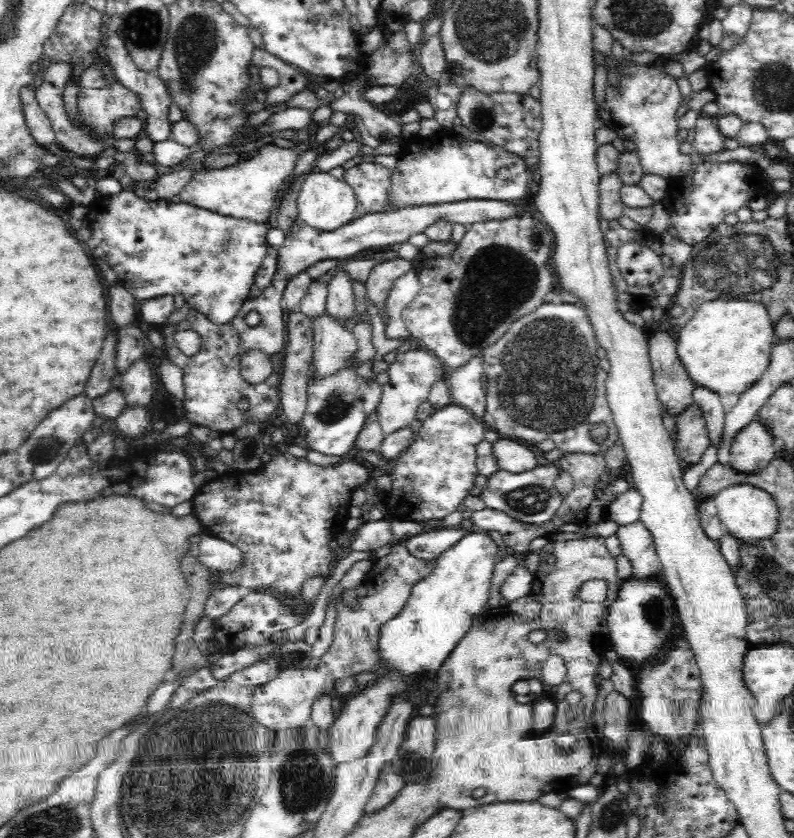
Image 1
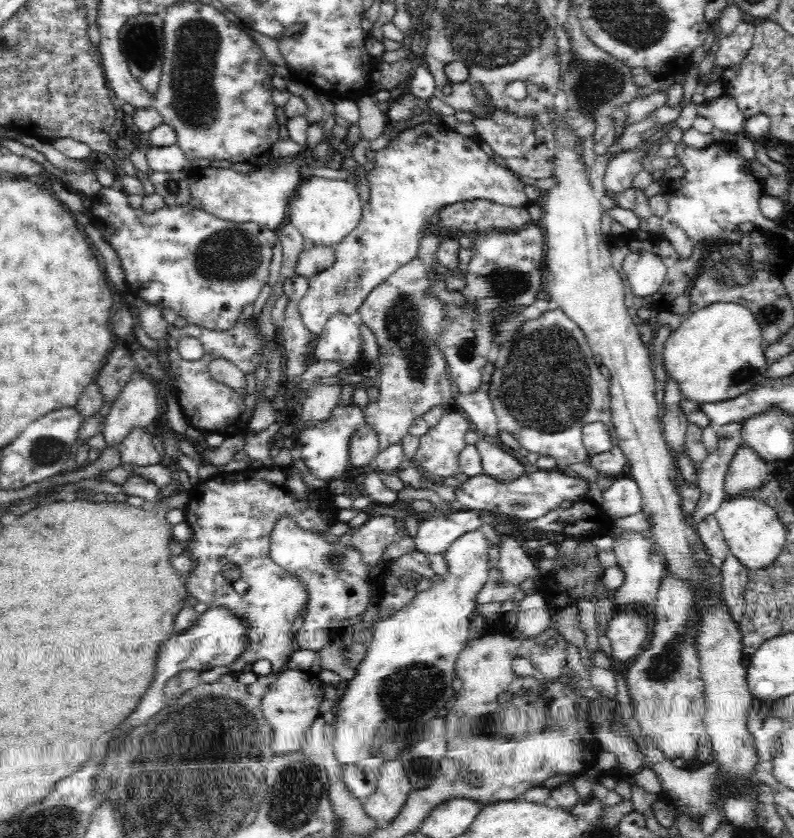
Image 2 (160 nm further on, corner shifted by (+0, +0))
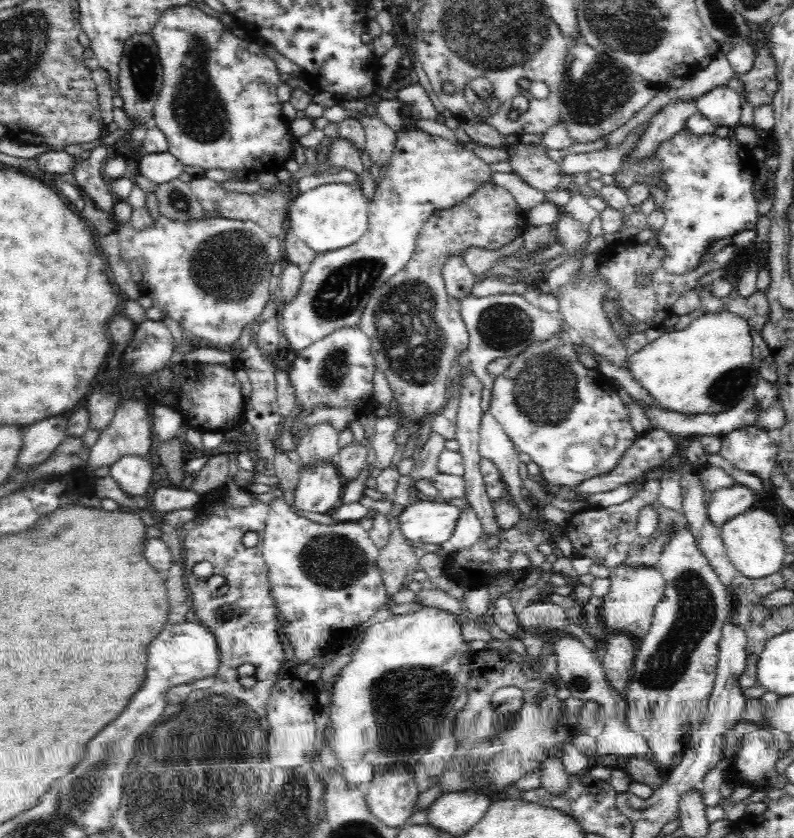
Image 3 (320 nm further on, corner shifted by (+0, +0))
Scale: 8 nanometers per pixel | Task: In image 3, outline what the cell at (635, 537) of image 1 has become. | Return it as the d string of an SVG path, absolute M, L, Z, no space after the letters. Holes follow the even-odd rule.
M623 562L620 566L616 566L608 577L611 582L609 592L601 598L603 605L598 612L602 624L607 630L629 634L639 646L652 624L654 608L664 596L665 580L656 567L648 568L641 564L640 566L627 566Z

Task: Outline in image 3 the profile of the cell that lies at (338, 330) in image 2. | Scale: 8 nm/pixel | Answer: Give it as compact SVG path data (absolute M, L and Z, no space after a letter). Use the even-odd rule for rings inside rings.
M357 326L337 329L299 351L287 374L290 385L294 388L296 404L302 408L302 414L316 406L352 406L363 414L372 412L377 402L372 396L374 372L376 366L371 338Z

